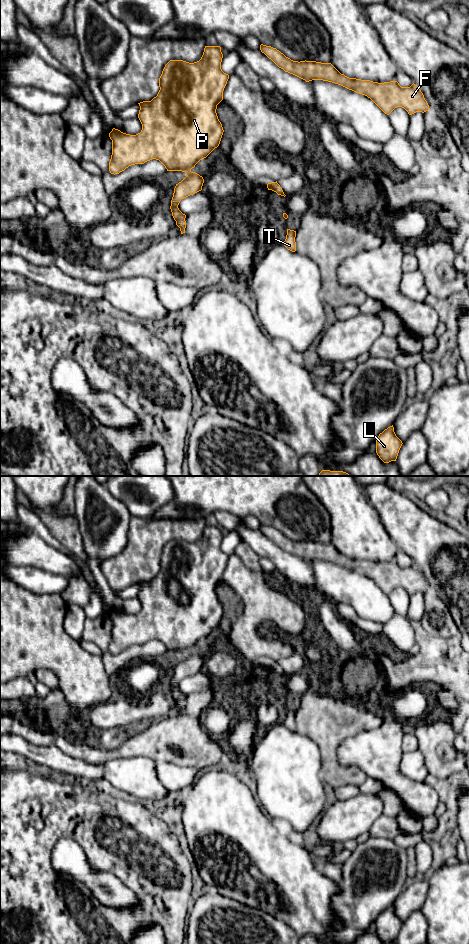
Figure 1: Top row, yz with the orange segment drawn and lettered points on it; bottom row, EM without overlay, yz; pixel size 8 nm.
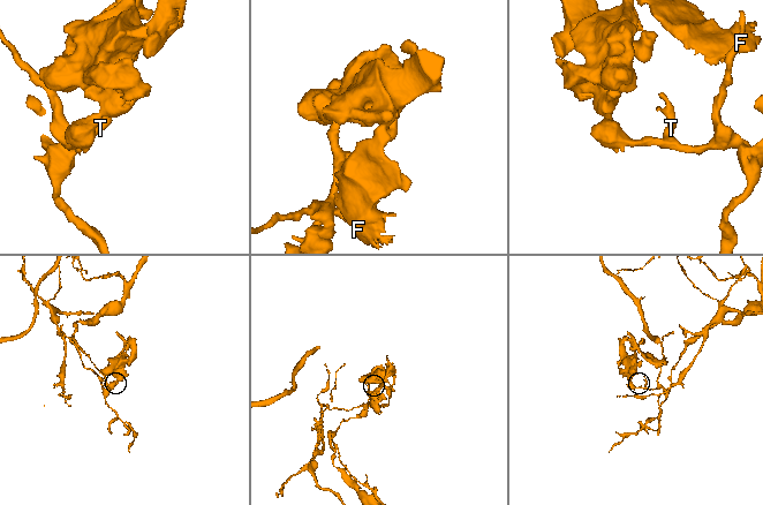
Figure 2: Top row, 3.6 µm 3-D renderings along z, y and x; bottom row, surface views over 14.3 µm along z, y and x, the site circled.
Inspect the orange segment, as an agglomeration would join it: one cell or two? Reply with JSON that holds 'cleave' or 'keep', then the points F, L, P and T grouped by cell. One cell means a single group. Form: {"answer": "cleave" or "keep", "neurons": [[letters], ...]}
{"answer": "cleave", "neurons": [["F", "P"], ["L", "T"]]}

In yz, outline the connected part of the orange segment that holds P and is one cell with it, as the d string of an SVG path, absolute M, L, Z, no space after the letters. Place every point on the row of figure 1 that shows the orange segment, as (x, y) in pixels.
M205 46L197 62L170 60L159 78L160 90L157 96L151 101L138 103L141 132L130 135L113 128L109 133L112 140L109 162L111 174L119 174L131 165L144 164L152 159L159 160L167 171L186 173L186 177L176 184L171 200L170 209L175 221L186 218L178 208L180 201L202 190L203 177L191 169L219 146L224 132L216 113L229 79L229 75L221 69L222 58L220 46Z

